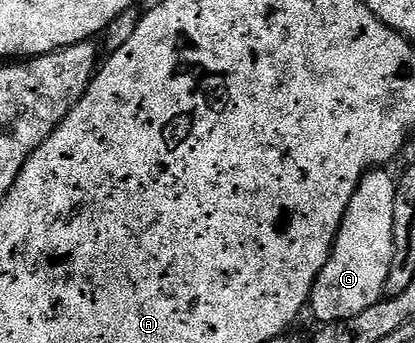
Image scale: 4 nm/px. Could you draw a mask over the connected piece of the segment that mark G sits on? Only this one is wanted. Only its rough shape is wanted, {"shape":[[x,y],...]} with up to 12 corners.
{"shape":[[368,170],[311,291],[320,325],[384,299],[396,177]]}

